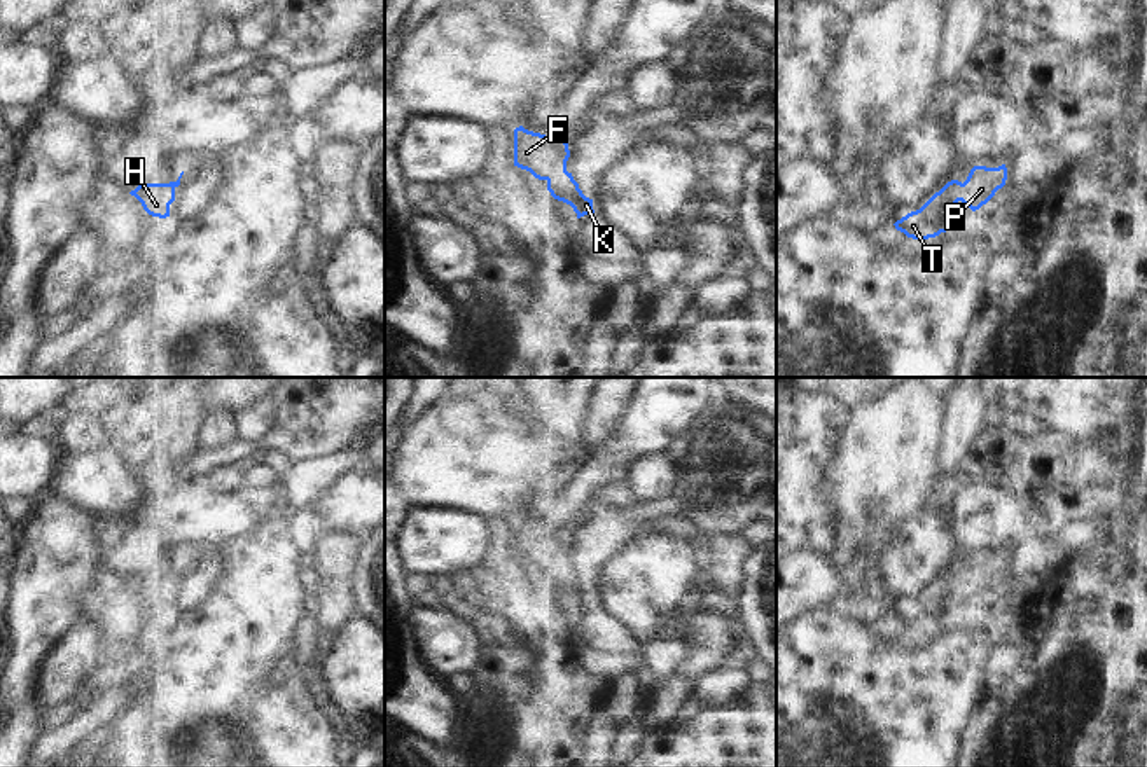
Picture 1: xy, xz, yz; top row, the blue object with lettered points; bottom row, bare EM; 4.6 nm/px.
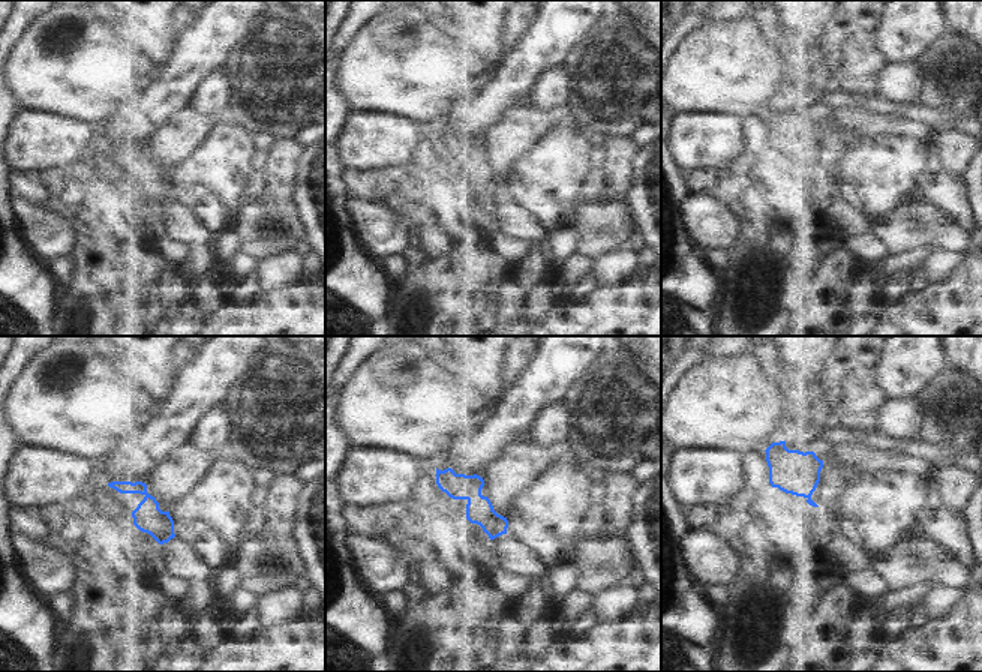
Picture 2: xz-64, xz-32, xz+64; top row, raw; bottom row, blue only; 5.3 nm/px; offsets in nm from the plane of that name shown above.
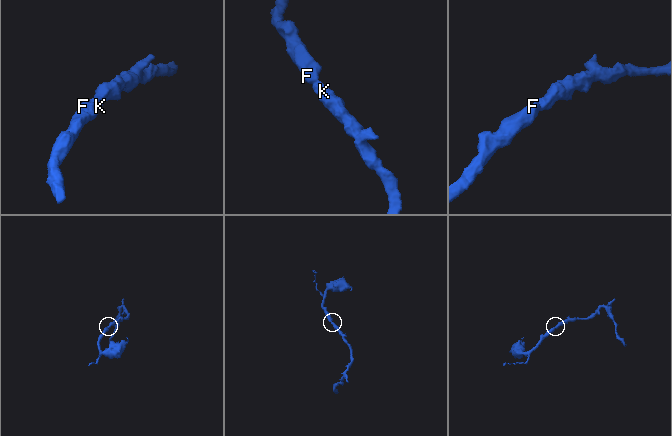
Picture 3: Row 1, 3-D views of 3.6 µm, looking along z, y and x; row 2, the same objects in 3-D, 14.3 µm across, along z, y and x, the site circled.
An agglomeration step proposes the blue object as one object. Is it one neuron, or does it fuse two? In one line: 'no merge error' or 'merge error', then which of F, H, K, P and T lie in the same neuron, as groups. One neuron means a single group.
no merge error; groups F H K P T

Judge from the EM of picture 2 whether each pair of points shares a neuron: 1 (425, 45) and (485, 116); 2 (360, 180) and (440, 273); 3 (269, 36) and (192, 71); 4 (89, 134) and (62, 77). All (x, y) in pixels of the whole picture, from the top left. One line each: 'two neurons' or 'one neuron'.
1: two neurons
2: one neuron
3: two neurons
4: two neurons

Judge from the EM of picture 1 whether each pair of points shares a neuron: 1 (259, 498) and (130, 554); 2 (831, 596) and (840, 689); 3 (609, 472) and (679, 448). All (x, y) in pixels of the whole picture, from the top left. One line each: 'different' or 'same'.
1: same
2: different
3: different

